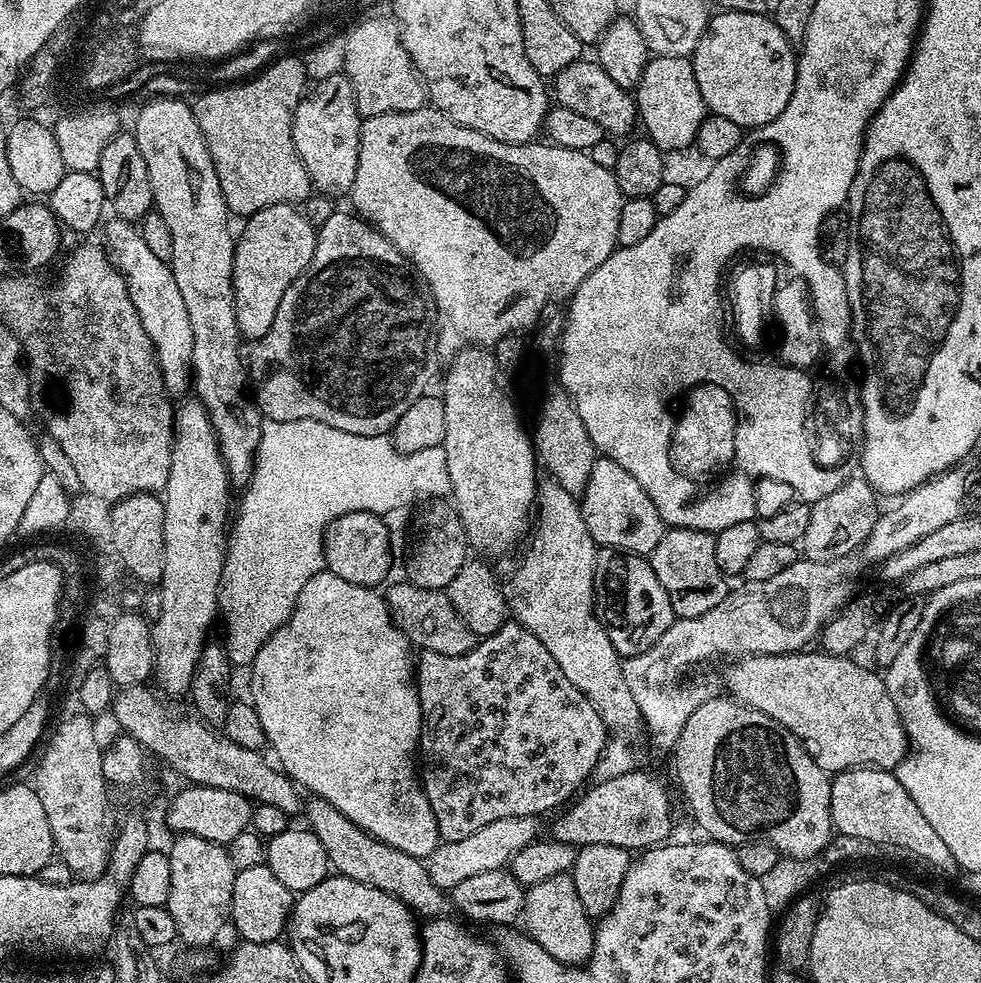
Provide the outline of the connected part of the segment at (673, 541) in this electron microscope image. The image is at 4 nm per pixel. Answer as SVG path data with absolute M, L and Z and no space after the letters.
M668 528L662 542L654 546L650 563L662 590L670 594L670 606L681 620L698 618L706 610L714 610L730 591L729 581L718 566L718 557L714 555L715 535L702 530L689 528Z

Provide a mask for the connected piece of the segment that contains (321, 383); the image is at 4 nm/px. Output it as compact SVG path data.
M338 210L330 214L330 218L326 218L324 225L318 229L316 249L310 266L306 266L306 270L292 283L290 290L282 294L282 303L278 305L278 314L274 314L274 322L270 322L270 330L266 330L261 340L255 341L252 364L250 360L250 388L256 405L260 407L260 415L269 420L313 420L350 434L379 436L391 433L398 418L402 418L402 414L406 414L406 410L410 410L410 406L414 406L414 402L418 402L418 398L431 389L428 387L431 386L432 379L436 376L436 367L440 364L440 352L436 347L441 347L442 341L438 335L436 303L432 291L428 289L428 283L420 279L408 259L380 233L379 228L359 215L348 212Z

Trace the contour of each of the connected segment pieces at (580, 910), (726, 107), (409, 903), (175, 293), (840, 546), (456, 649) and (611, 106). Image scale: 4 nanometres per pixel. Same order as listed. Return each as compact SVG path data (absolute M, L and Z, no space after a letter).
M571 875L546 878L544 882L527 885L524 893L522 909L523 931L546 954L550 954L559 964L578 964L587 961L592 953L593 921L586 914L582 901L578 898L578 890L574 890Z
M717 13L709 19L708 29L690 57L704 107L713 116L730 118L742 130L766 126L786 110L786 102L794 94L797 49L771 15Z
M312 798L309 799L309 801L309 804L308 801L306 804L306 812L308 808L307 827L312 829L312 833L316 835L318 842L322 842L323 848L326 849L326 858L328 859L329 865L331 865L339 875L345 876L346 878L354 878L354 882L362 882L366 886L377 888L386 894L390 894L394 898L398 898L405 906L412 909L417 917L440 918L445 915L445 889L434 886L425 861L421 859L421 857L402 854L402 850L394 850L394 846L386 846L386 842L375 840L370 833L359 828L354 822L350 822L350 818L346 818L346 814L334 810L334 806L330 806L326 801L319 798Z
M115 218L109 220L109 224L104 228L103 247L124 275L130 302L134 302L134 310L138 310L138 318L156 351L156 361L162 374L165 392L172 398L180 395L183 397L183 392L192 388L194 329L190 326L190 318L186 314L186 306L178 290L178 282L174 282L172 265L169 261L156 257L146 247L146 242L142 242L142 234L135 223Z
M850 478L836 490L815 501L810 510L810 522L802 541L802 554L810 561L832 561L855 553L874 530L878 515L878 493L863 478Z
M407 582L387 585L386 603L396 628L408 640L409 645L434 654L466 654L478 643L478 637L458 618L458 610L450 602L447 591L426 590Z
M592 58L575 60L554 77L554 100L559 107L574 110L574 114L583 114L598 122L605 133L616 138L627 137L627 132L638 124L635 95L629 89L618 86L618 82L614 82L614 78L610 78L610 74L606 74L606 70L602 70L602 66Z

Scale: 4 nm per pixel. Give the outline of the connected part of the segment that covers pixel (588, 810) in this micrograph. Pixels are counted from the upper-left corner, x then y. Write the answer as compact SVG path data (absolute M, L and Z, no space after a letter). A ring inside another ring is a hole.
M633 770L626 774L618 774L618 778L593 783L559 813L561 816L552 824L551 839L571 844L577 850L585 848L588 844L647 850L665 843L672 832L672 800L668 797L667 790L654 777L640 771Z

